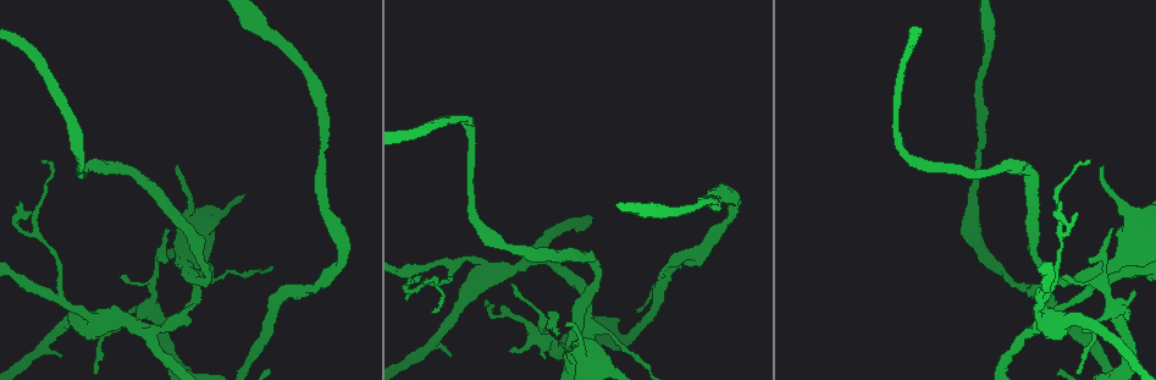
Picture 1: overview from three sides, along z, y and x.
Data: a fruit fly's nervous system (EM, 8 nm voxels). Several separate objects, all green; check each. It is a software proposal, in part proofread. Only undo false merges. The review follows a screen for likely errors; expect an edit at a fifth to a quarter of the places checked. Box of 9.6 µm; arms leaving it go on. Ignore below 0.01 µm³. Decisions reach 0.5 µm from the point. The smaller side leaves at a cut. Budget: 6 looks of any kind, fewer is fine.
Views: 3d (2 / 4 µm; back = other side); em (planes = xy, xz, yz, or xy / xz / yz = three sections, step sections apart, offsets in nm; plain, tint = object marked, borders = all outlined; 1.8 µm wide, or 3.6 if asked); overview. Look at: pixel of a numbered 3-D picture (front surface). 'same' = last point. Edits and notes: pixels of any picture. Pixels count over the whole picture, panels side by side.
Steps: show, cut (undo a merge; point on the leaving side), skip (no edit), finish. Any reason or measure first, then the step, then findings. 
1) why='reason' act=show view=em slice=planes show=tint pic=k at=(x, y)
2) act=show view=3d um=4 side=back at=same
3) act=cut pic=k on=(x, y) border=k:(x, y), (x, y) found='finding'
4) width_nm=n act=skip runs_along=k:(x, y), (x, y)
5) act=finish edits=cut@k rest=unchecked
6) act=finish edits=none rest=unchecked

why='sudden change in width' act=show view=em slice=planes show=tint pic=1 at=(1125, 270)

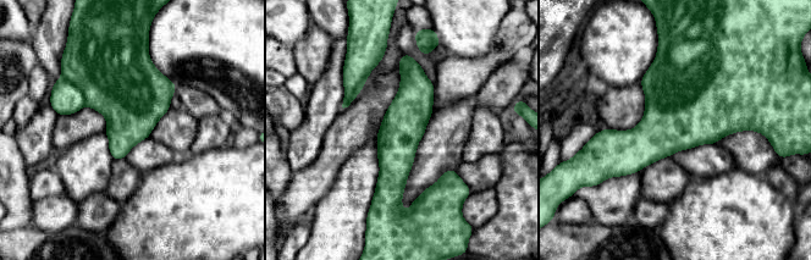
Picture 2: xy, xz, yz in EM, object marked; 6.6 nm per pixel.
act=cut pic=2 on=(66, 98) border=2:(62, 77), (81, 90), (86, 104) found='two neurons meet here'

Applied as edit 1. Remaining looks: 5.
why='a fork' act=show view=em um=3.6 slice=planes show=tint pic=1 at=(1049, 320)

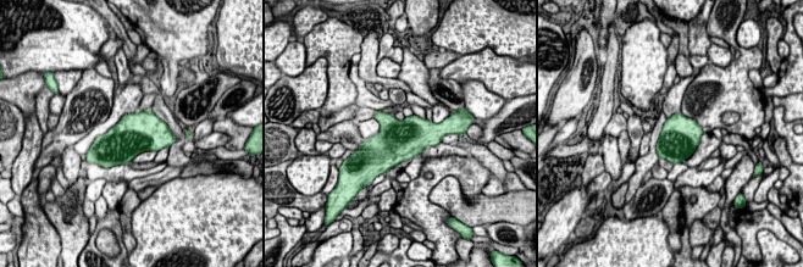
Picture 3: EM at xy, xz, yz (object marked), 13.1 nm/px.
act=skip found='one neuron here'

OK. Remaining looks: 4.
why='abrupt turn' act=show view=3d um=4 side=back pic=1 at=(424, 284)

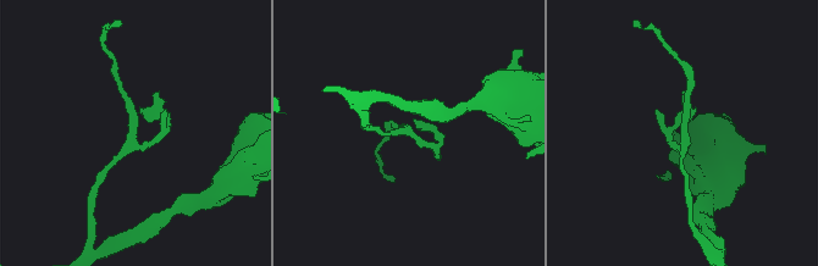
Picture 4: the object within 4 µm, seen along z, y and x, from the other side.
why='shape alone is not enough' act=show view=em um=3.6 slice=planes show=tint pic=4 at=(686, 119)

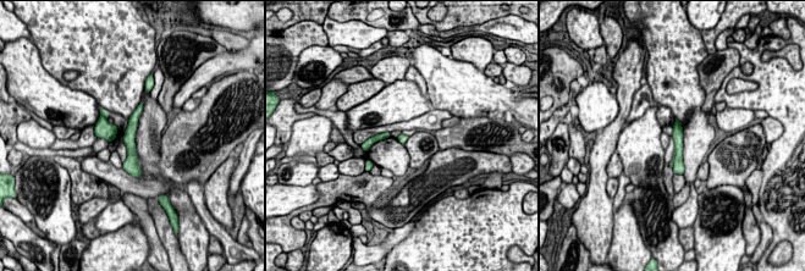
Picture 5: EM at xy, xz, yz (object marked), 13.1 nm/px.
width_nm=120 act=skip runs_along=5:(137, 112), (130, 132), (136, 171) found='all the same neuron'

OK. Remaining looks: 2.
act=finish edits=cut@2 rest=unchecked

